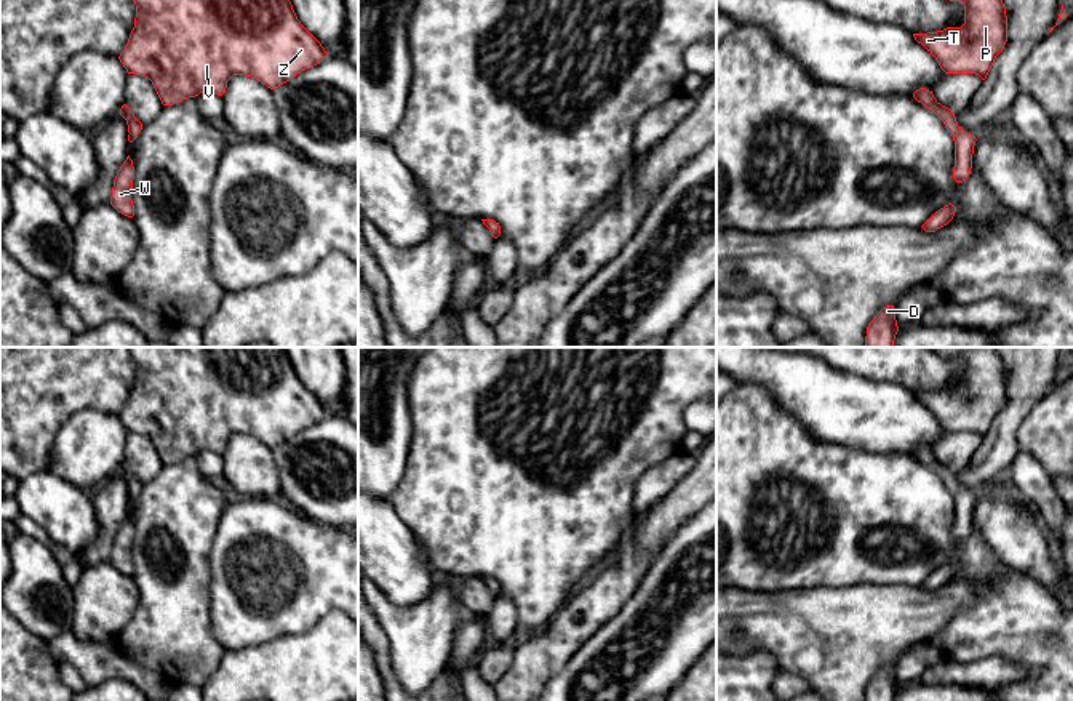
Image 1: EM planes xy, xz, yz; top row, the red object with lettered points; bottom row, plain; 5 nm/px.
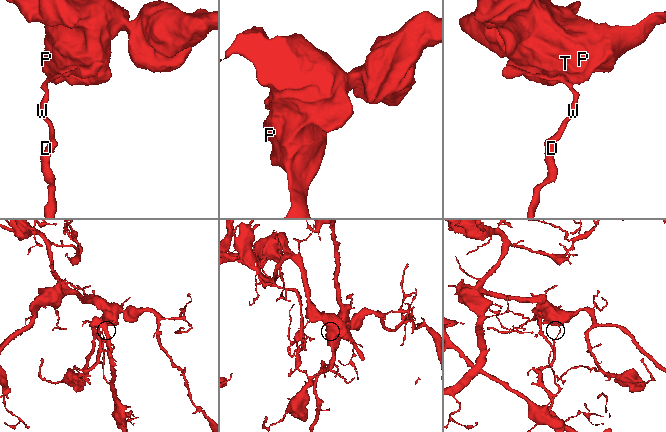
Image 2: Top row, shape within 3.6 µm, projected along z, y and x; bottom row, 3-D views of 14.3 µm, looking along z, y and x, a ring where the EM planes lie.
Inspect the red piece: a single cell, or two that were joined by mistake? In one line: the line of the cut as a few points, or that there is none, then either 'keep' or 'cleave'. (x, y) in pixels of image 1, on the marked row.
yz (957, 125), (952, 133) | cleave

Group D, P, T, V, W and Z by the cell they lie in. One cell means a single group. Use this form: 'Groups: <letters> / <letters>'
Groups: D W / P T V Z

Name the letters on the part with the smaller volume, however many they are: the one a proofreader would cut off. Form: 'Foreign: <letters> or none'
Foreign: D, W

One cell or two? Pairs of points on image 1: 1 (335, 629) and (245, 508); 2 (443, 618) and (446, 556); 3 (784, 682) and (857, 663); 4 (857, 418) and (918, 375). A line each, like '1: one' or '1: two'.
1: two
2: two
3: two
4: two

